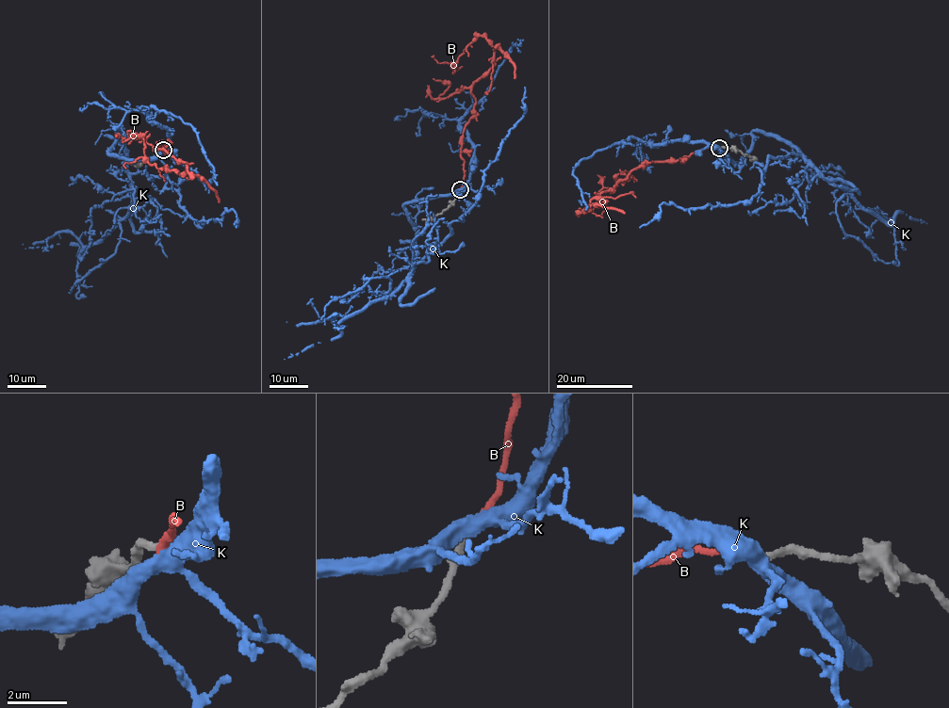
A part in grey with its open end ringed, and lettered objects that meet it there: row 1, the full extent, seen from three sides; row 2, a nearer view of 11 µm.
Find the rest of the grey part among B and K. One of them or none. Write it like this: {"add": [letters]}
{"add": ["B"]}

